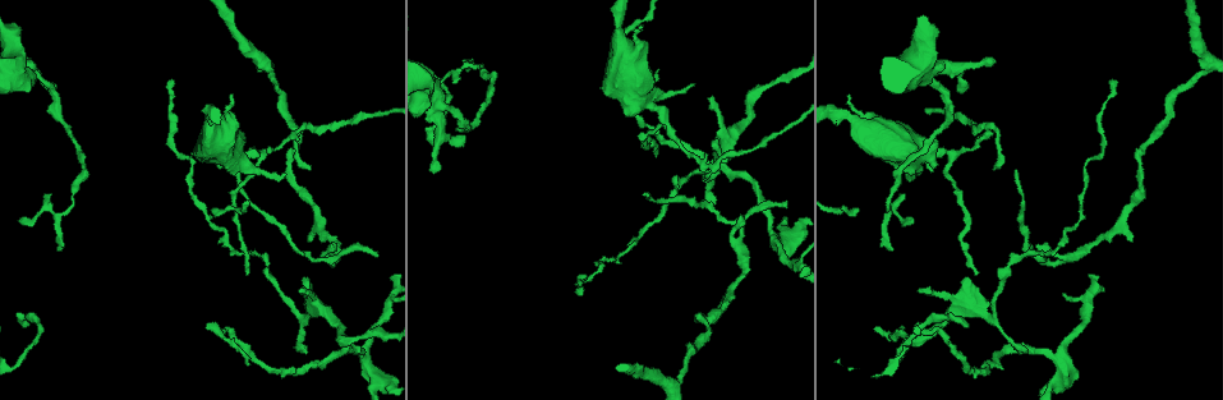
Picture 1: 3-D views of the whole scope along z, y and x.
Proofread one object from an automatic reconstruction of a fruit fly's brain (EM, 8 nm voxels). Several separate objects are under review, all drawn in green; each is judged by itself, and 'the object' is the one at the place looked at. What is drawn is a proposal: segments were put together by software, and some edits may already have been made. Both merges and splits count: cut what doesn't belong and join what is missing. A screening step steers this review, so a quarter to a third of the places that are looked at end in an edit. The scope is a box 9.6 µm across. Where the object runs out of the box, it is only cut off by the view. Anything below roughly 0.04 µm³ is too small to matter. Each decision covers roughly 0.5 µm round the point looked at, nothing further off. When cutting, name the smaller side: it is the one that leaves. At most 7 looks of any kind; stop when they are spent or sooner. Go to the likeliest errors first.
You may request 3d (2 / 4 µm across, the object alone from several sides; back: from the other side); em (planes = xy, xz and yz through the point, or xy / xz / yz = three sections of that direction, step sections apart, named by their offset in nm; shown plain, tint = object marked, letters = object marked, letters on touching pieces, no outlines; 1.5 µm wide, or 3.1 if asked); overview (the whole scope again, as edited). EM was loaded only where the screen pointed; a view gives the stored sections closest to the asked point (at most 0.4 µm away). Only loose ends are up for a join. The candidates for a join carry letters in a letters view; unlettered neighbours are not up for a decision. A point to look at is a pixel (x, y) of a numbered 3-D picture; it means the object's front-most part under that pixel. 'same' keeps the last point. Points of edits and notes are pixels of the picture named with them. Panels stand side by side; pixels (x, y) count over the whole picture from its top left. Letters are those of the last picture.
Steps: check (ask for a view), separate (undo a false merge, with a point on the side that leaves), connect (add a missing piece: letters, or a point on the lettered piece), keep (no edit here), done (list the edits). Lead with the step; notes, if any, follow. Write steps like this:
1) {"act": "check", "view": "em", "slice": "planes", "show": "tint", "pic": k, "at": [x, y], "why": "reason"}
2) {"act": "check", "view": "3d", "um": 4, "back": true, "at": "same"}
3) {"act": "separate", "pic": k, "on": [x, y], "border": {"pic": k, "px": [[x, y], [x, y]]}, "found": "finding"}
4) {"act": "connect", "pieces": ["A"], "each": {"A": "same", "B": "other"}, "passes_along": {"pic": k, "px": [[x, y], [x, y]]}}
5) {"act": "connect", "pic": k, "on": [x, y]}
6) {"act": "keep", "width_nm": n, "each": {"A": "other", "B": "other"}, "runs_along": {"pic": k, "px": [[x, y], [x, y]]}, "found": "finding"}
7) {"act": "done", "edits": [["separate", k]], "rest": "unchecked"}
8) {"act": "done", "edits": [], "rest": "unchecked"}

{"act": "check", "view": "em", "slice": "planes", "show": "tint", "pic": 1, "at": [1037, 245], "why": "branch stops here"}

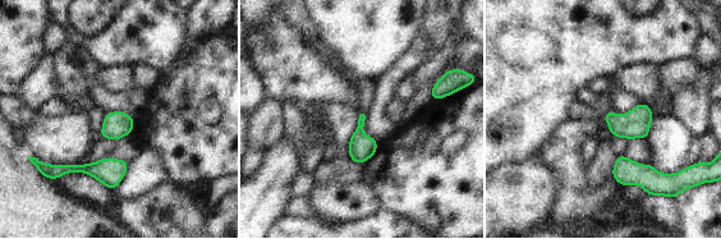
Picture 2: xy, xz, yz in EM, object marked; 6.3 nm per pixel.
{"act": "check", "view": "em", "slice": "planes", "show": "letters", "at": "same"}

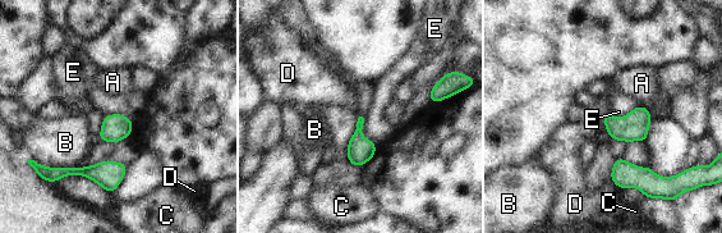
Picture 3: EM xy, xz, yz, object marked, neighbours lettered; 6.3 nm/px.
{"act": "keep", "width_nm": 110, "each": {"A": "other", "B": "other", "C": "other", "D": "other", "E": "other"}, "border": {"pic": 3, "px": [[362, 117], [362, 135], [376, 145]]}, "found": "none of them fits"}

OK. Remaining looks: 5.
{"act": "check", "view": "em", "slice": "xz", "step": 8, "show": "letters", "pic": 1, "at": [712, 95], "why": "an open end"}

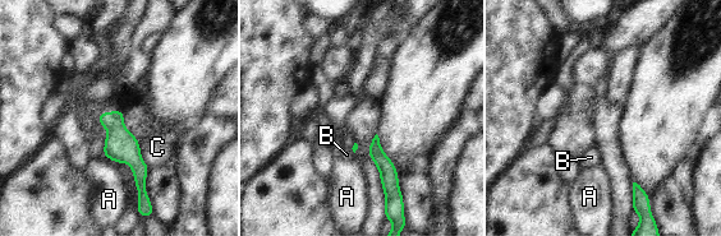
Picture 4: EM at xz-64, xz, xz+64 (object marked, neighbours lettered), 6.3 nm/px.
{"act": "keep", "width_nm": 130, "each": {"A": "other", "B": "other", "C": "other"}, "border": {"pic": 4, "px": [[118, 107], [150, 167]]}, "found": "no lettered piece goes on from it"}

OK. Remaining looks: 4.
{"act": "check", "view": "em", "slice": "yz", "step": 8, "show": "letters", "pic": 1, "at": [850, 95], "why": "tapers out"}

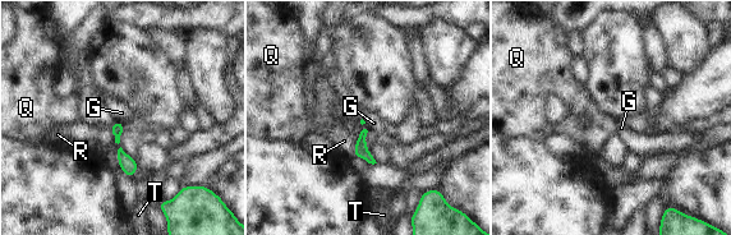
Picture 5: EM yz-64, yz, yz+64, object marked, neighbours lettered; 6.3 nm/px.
{"act": "keep", "each": {"G": "other", "Q": "other", "R": "other", "T": "other"}, "found": "no lettered piece goes on from it"}

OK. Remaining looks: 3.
{"act": "done", "edits": [], "rest": "unchecked"}

